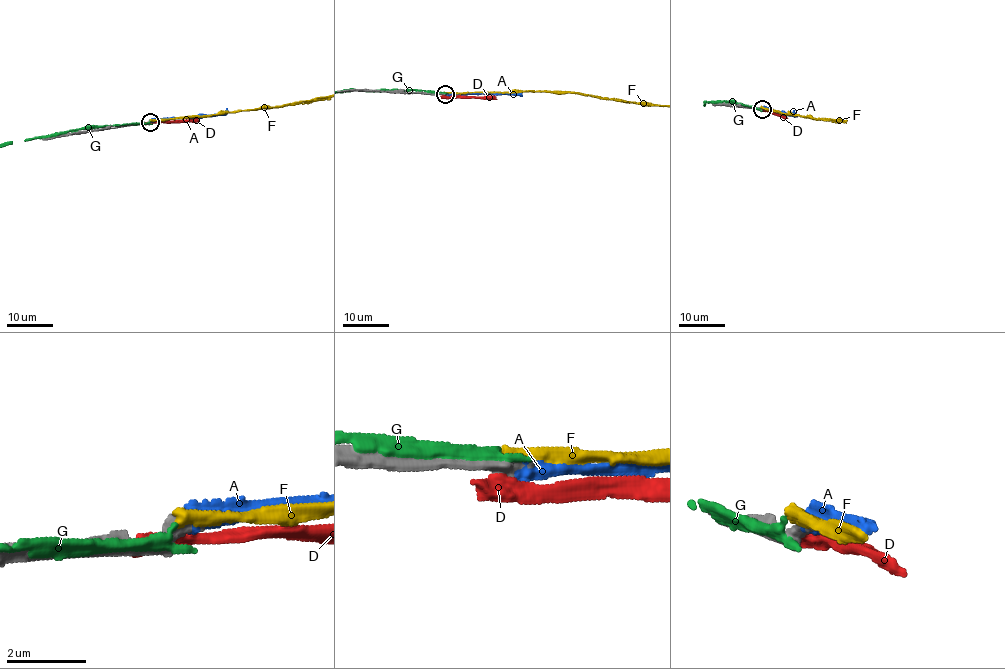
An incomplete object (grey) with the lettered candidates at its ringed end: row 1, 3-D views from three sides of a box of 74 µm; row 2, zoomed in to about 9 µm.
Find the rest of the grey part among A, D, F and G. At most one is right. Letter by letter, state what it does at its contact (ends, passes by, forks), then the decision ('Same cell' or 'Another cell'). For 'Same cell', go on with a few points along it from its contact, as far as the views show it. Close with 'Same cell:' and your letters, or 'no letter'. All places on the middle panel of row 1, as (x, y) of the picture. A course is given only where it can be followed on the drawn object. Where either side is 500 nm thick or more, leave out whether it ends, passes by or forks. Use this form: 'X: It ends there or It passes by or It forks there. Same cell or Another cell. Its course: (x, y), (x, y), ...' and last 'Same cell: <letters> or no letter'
A: It ends there. Another cell
D: Another cell
F: It ends there. Another cell
G: It passes by. Another cell
Same cell: no letter

